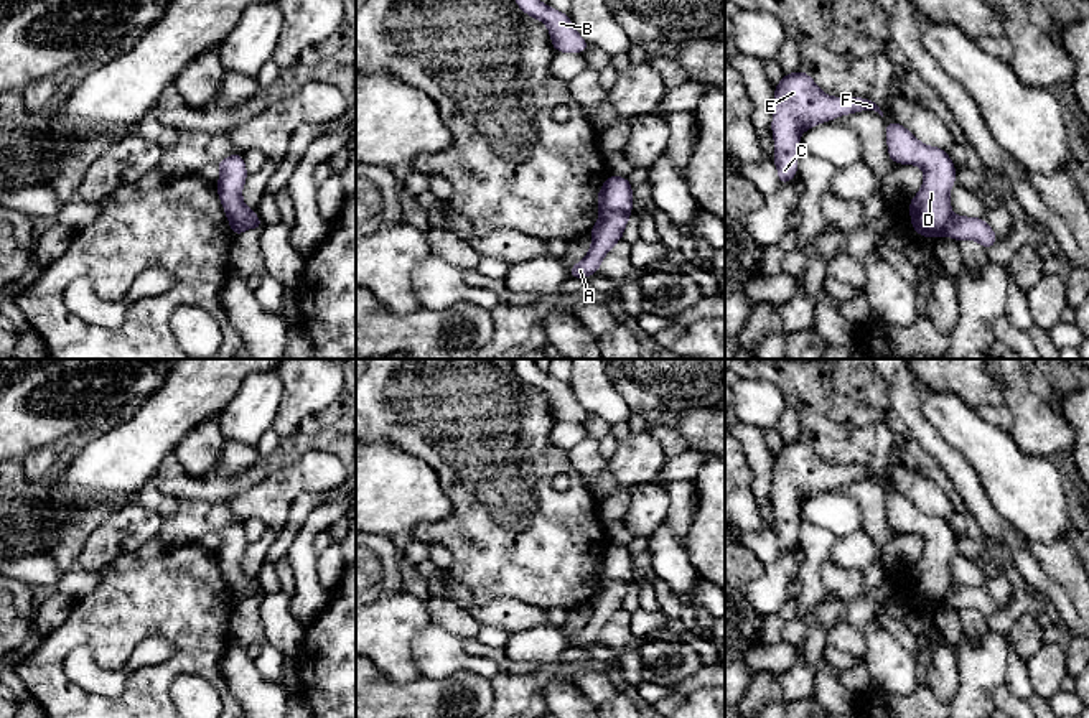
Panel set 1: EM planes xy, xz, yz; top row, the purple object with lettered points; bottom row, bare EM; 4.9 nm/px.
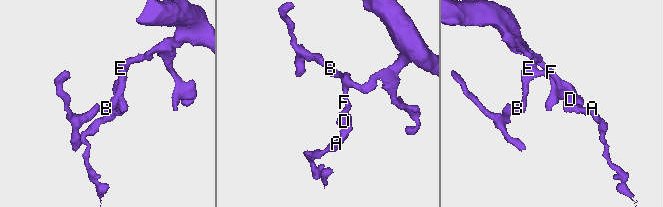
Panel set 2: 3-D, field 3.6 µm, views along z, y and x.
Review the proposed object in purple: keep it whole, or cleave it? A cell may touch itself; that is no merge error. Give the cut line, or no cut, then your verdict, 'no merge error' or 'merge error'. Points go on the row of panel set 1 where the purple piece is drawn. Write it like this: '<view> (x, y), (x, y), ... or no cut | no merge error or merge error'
xz (600, 211), (623, 211), (628, 214) | merge error

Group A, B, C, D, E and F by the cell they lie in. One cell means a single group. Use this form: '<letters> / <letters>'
A / B C D E F

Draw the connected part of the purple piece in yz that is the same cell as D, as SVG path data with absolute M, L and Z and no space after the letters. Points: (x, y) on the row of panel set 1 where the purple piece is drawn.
M885 122L888 156L900 165L924 170L919 193L908 203L916 234L937 239L952 216L949 191L956 184L956 166L946 150L921 143L901 124Z

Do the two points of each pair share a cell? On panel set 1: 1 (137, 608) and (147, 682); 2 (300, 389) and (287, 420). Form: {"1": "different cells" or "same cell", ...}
{"1": "same cell", "2": "same cell"}

